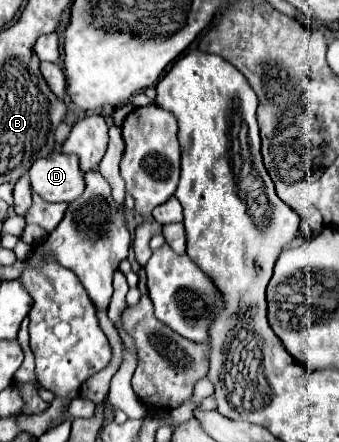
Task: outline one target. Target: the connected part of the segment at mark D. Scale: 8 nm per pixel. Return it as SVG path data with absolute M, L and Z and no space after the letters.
M53 150L49 156L33 162L29 176L31 188L47 202L75 202L85 190L83 172L75 154Z

